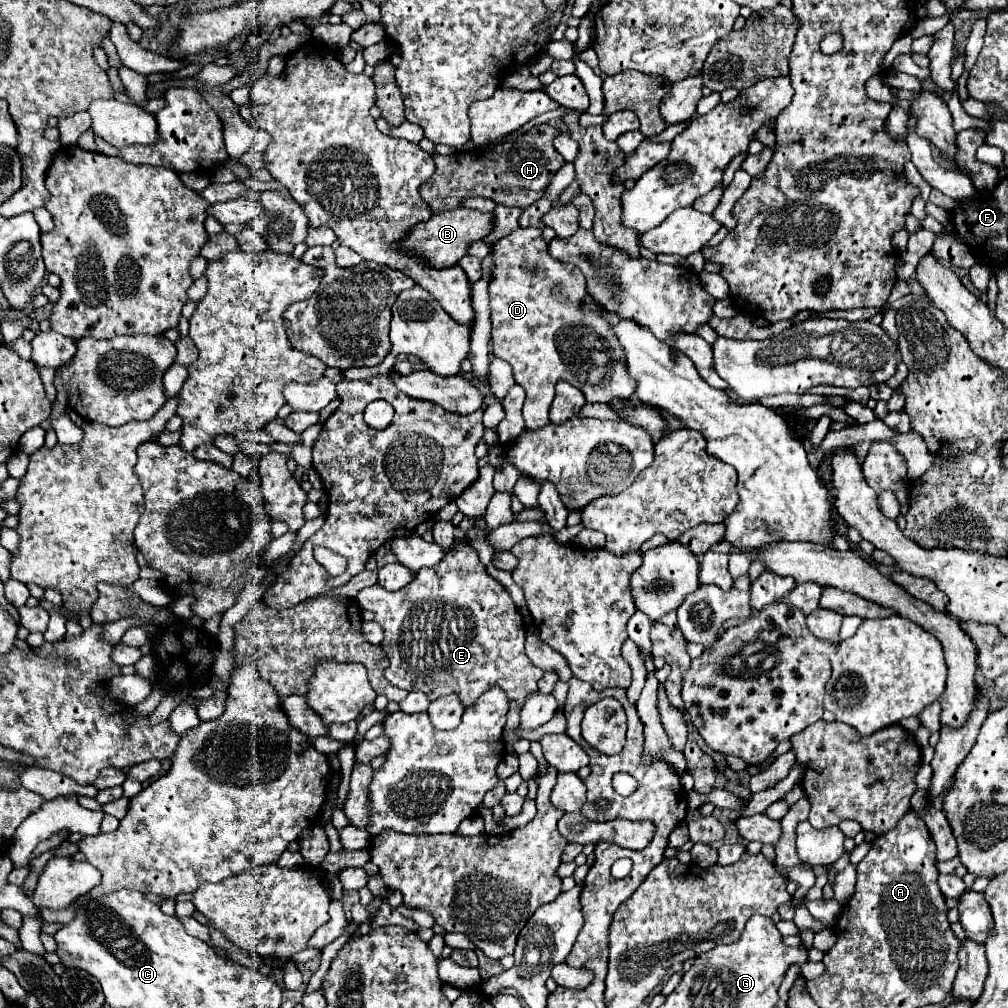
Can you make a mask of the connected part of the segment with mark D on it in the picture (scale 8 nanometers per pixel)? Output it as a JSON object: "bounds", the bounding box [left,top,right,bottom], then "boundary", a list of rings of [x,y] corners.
{"bounds":[490,227,636,429],"boundary":[[[518,227],[494,245],[494,271],[490,281],[490,311],[492,311],[492,351],[496,357],[508,361],[514,369],[514,379],[526,391],[526,401],[522,415],[526,429],[538,429],[550,423],[548,409],[554,399],[556,381],[564,379],[574,385],[574,375],[586,381],[586,401],[588,403],[610,403],[612,399],[628,399],[636,383],[626,373],[626,359],[620,351],[616,337],[608,331],[608,323],[598,315],[580,309],[580,299],[586,291],[586,279],[572,273],[580,273],[570,263],[556,261],[548,253],[548,243],[542,237],[542,229],[522,229]]]}

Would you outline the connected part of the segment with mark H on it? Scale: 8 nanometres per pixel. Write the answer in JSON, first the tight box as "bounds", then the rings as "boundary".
{"bounds":[420,123,566,213],"boundary":[[[542,123],[534,125],[512,141],[496,143],[488,149],[476,147],[474,151],[460,151],[452,157],[434,155],[436,173],[420,187],[420,195],[434,213],[456,209],[468,197],[486,197],[500,205],[524,209],[544,195],[552,177],[566,163],[554,147],[556,135],[562,133],[556,127]]]}

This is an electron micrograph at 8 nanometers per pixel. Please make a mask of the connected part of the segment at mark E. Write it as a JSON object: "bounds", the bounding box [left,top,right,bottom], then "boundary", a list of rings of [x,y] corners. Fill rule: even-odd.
{"bounds":[356,547,544,707],"boundary":[[[458,547],[436,567],[424,567],[420,573],[416,573],[412,583],[408,583],[408,587],[402,587],[400,591],[384,591],[384,587],[376,583],[362,589],[356,595],[356,601],[362,609],[372,611],[374,621],[382,625],[384,639],[380,647],[390,659],[384,675],[392,685],[400,689],[424,691],[430,701],[454,691],[460,695],[464,707],[470,707],[490,685],[500,685],[506,691],[508,699],[516,699],[518,703],[524,703],[524,697],[538,689],[536,683],[544,675],[544,671],[538,669],[524,653],[526,631],[522,615],[516,611],[516,605],[510,599],[508,591],[488,575],[474,547]]]}

